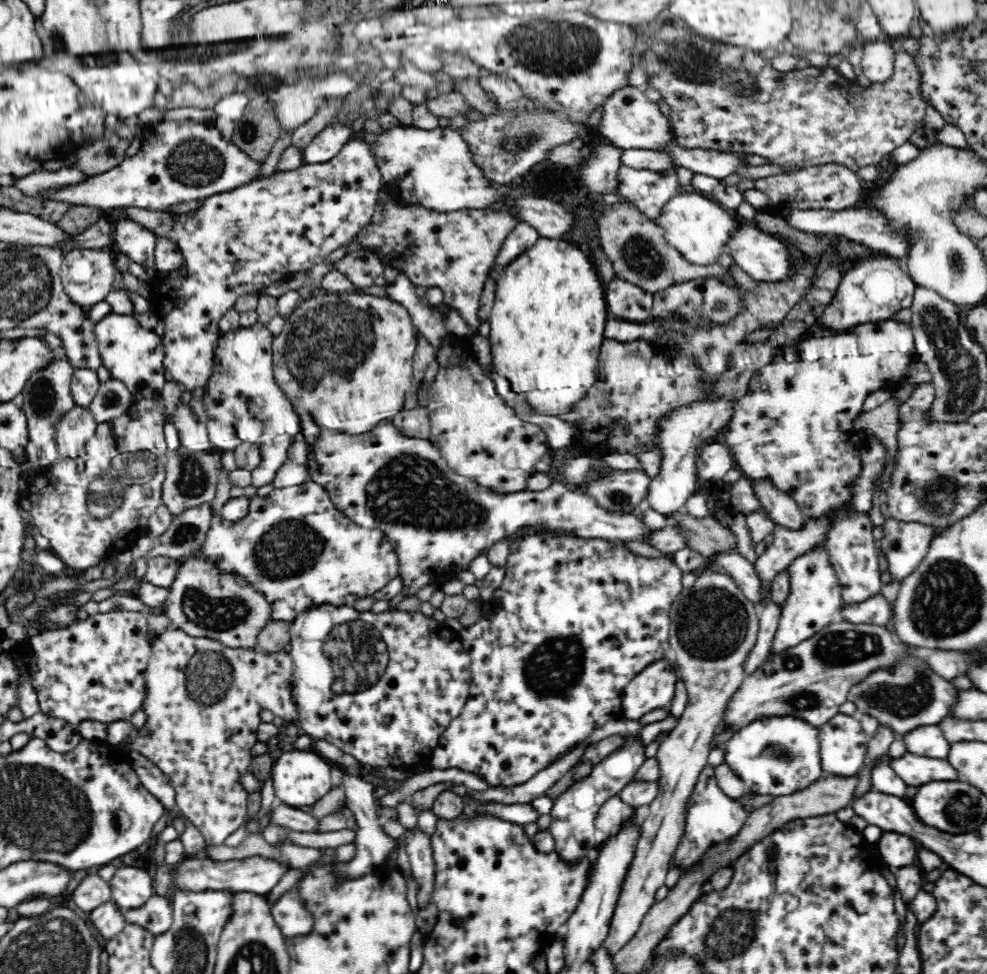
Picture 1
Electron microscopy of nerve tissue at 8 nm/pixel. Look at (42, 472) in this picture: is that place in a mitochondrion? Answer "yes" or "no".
no

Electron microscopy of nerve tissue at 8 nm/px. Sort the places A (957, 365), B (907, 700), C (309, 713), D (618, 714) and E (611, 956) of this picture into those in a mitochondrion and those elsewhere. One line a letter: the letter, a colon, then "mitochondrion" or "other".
A: mitochondrion
B: mitochondrion
C: other
D: other
E: other

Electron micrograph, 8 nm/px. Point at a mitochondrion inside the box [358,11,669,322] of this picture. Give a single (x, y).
(553, 49)

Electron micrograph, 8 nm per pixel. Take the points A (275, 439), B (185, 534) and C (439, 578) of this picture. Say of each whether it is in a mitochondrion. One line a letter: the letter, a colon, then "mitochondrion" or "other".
A: other
B: mitochondrion
C: other

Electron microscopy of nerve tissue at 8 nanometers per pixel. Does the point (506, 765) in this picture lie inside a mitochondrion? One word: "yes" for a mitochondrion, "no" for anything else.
no

